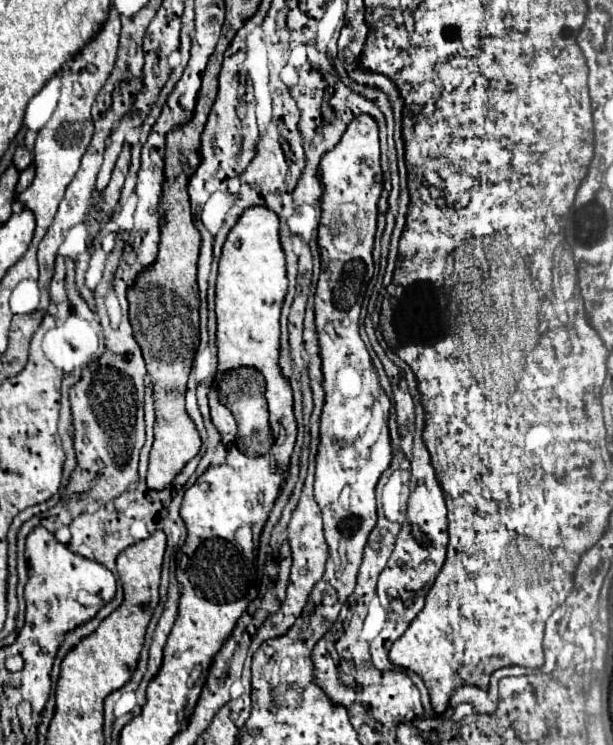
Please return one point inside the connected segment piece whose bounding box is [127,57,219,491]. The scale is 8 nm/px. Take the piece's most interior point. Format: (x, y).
(165, 300)

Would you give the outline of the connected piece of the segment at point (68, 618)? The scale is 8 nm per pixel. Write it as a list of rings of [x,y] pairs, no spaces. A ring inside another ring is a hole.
[[[35,527],[29,533],[25,557],[29,563],[29,581],[25,585],[27,617],[25,627],[19,631],[17,641],[9,647],[9,653],[21,653],[21,657],[25,659],[25,669],[21,671],[21,697],[31,701],[35,713],[41,713],[51,691],[53,661],[61,643],[65,641],[65,635],[93,619],[97,611],[115,597],[117,585],[113,573],[107,567],[71,553],[67,545],[59,543],[55,535],[43,527]],[[79,591],[87,591],[89,595],[99,597],[99,605],[81,605],[77,601]]]

